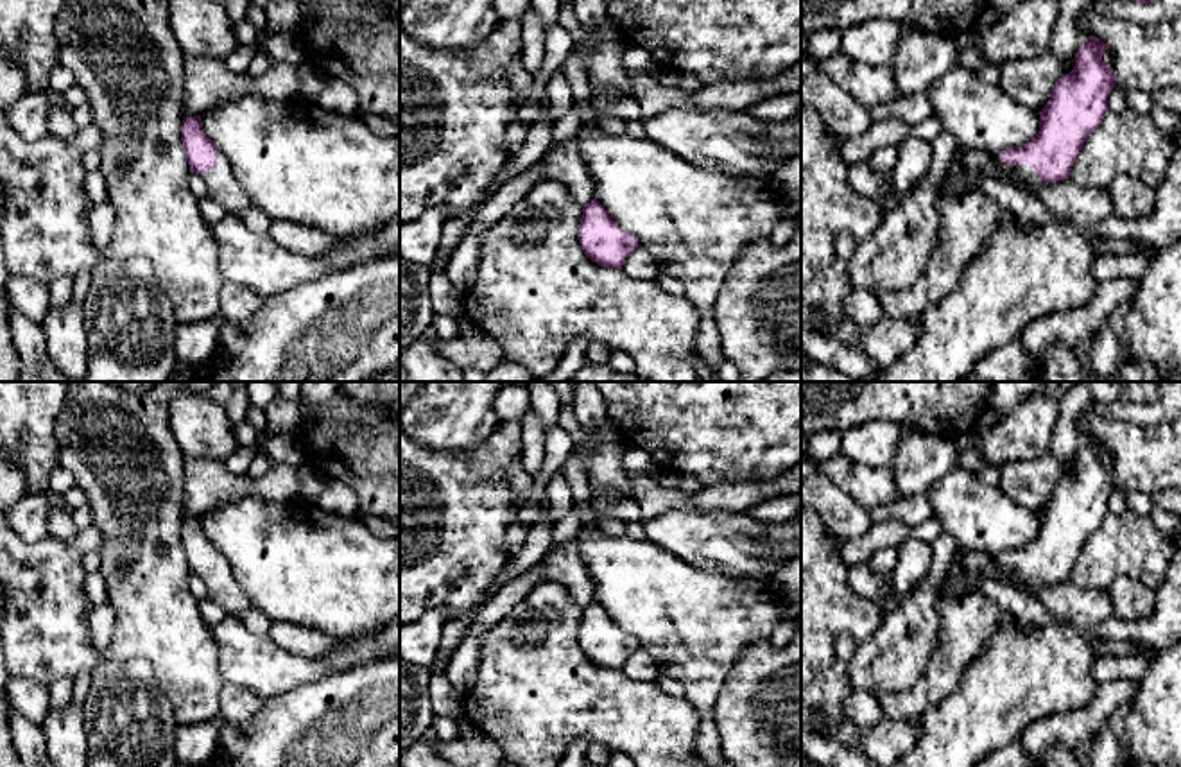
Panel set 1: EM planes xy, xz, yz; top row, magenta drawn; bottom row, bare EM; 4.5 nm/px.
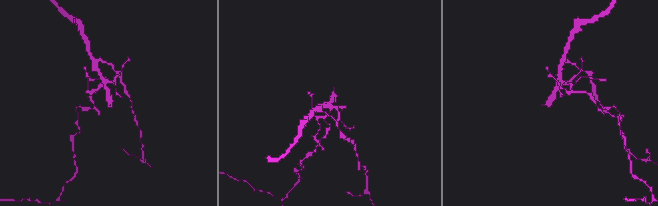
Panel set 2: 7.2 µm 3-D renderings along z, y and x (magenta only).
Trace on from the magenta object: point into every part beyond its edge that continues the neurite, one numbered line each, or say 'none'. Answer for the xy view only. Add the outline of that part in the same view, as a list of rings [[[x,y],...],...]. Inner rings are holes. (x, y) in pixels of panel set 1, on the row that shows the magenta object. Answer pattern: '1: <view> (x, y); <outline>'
1: xy (223, 187); [[[217,152],[217,167],[206,170],[203,177],[208,186],[208,197],[211,197],[226,213],[242,215],[246,210],[254,208],[222,152]]]

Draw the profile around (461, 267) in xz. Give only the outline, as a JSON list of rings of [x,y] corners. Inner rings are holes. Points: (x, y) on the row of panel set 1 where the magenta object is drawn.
[[[482,231],[466,237],[450,254],[444,274],[452,287],[466,294],[475,280],[478,265],[478,244]]]

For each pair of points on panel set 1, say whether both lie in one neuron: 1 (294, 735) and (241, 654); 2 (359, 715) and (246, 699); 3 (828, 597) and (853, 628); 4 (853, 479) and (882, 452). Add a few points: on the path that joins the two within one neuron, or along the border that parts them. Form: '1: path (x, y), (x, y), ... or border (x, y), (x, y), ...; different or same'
1: border (309, 681), (269, 696), (264, 701); different
2: border (264, 701), (248, 719), (239, 723), (224, 721); different
3: path (830, 604), (846, 620); same
4: border (841, 452), (850, 461), (870, 466), (891, 465); different

